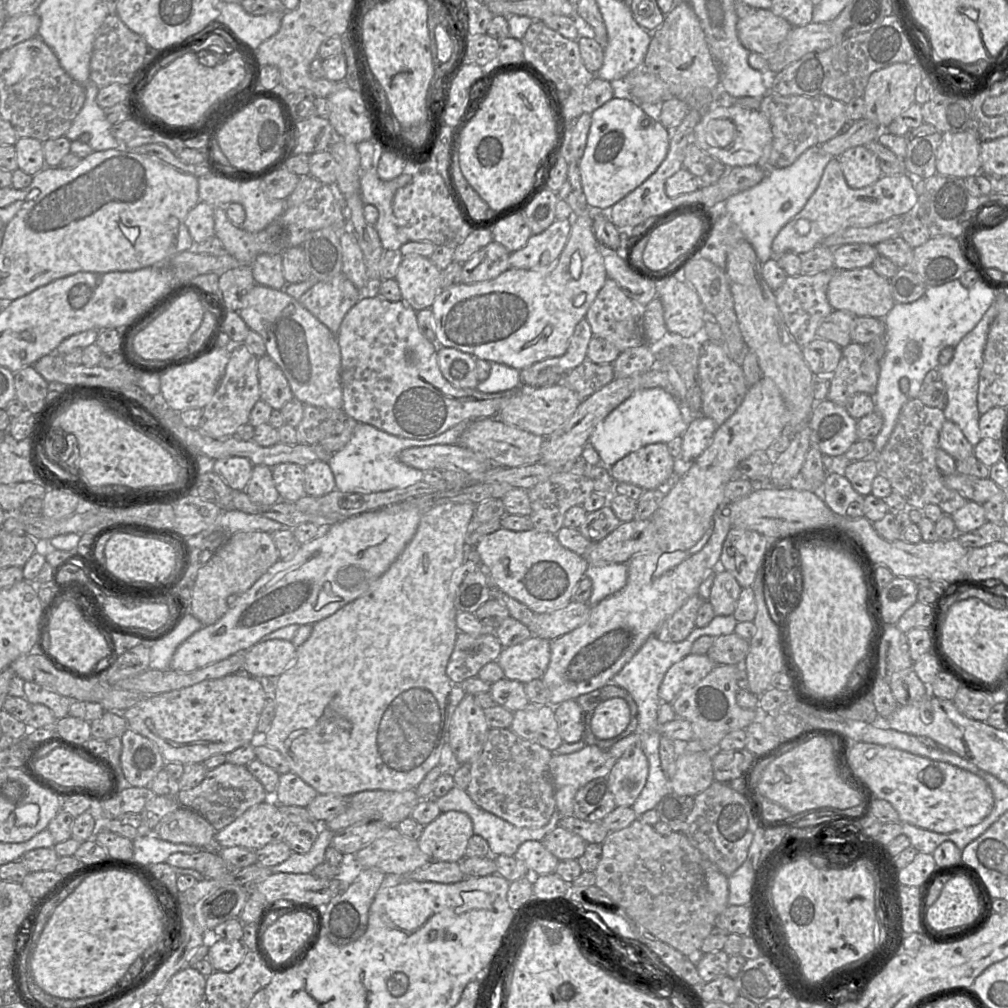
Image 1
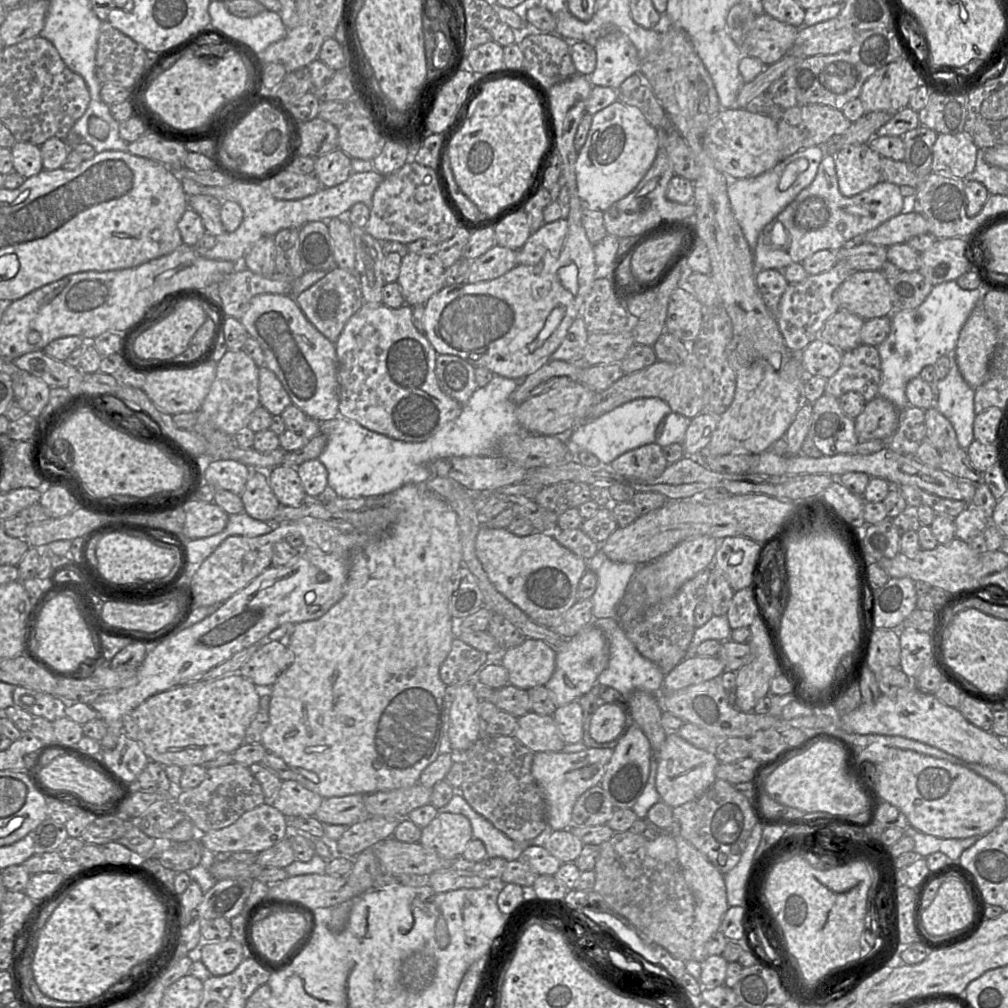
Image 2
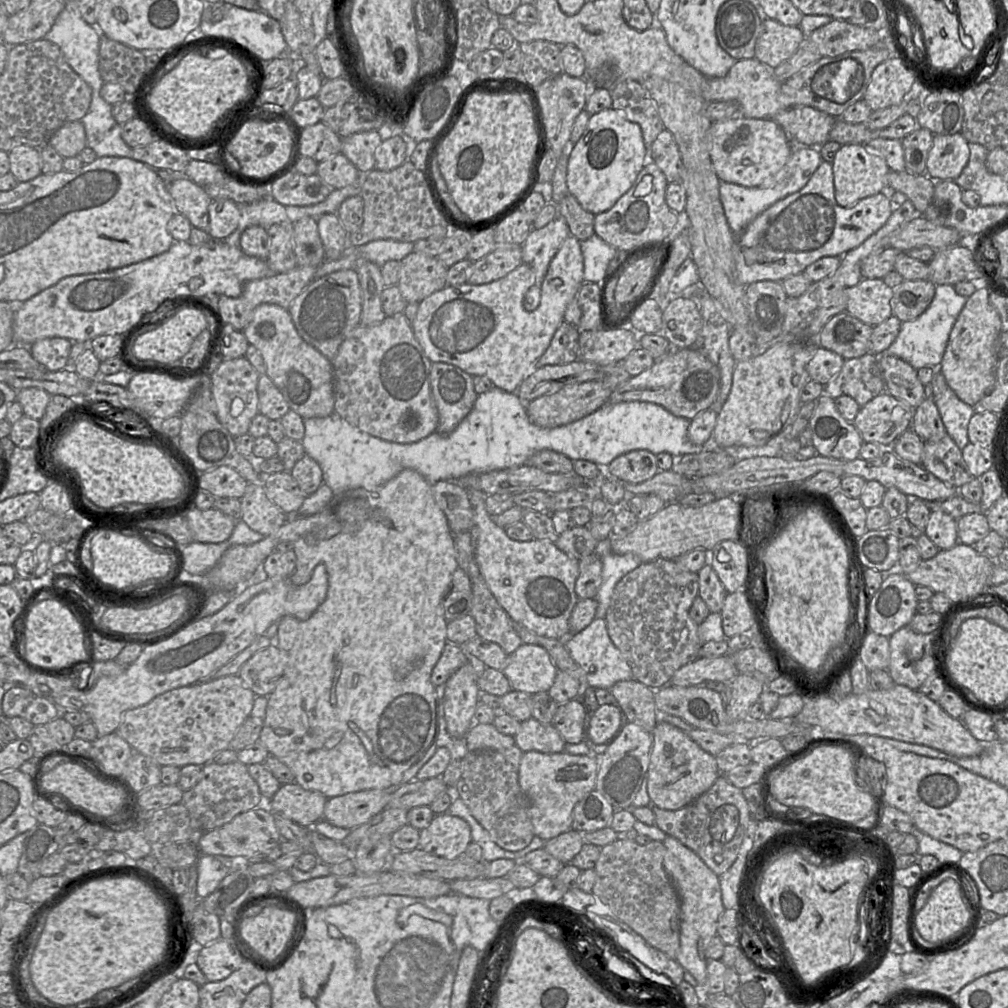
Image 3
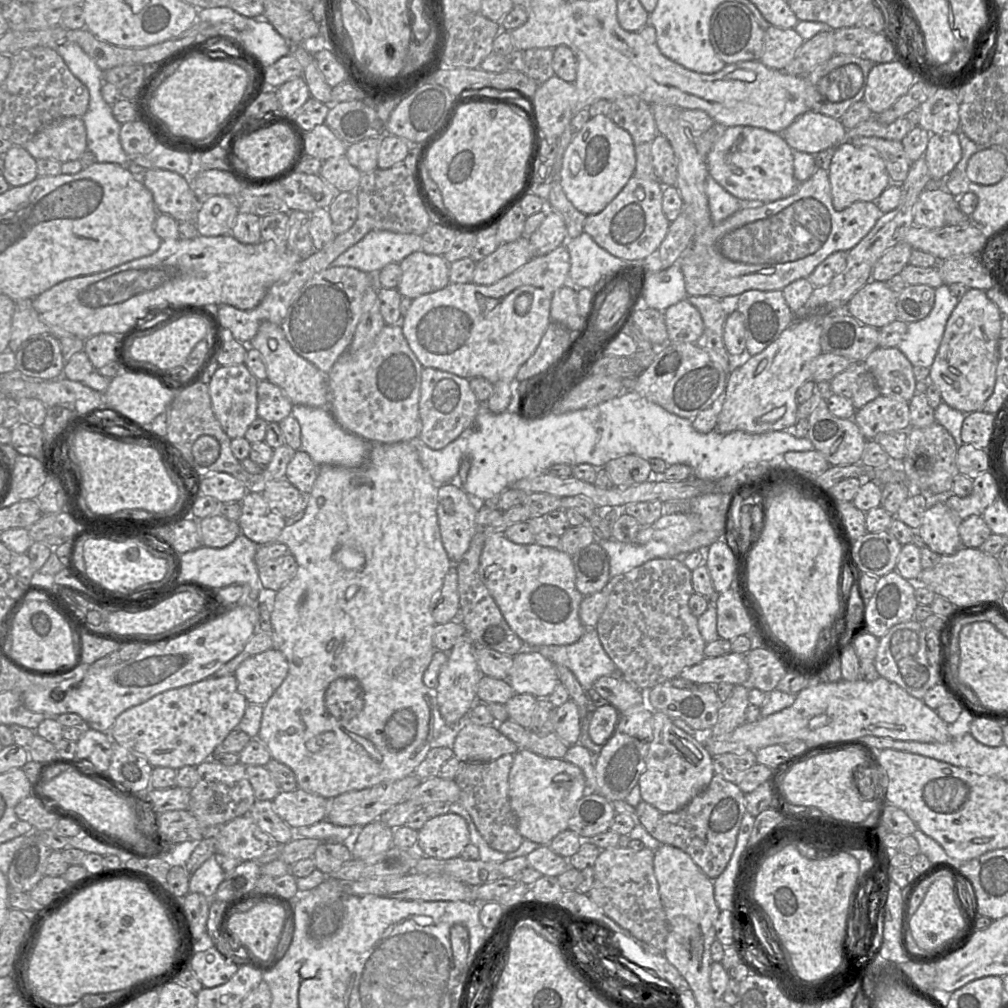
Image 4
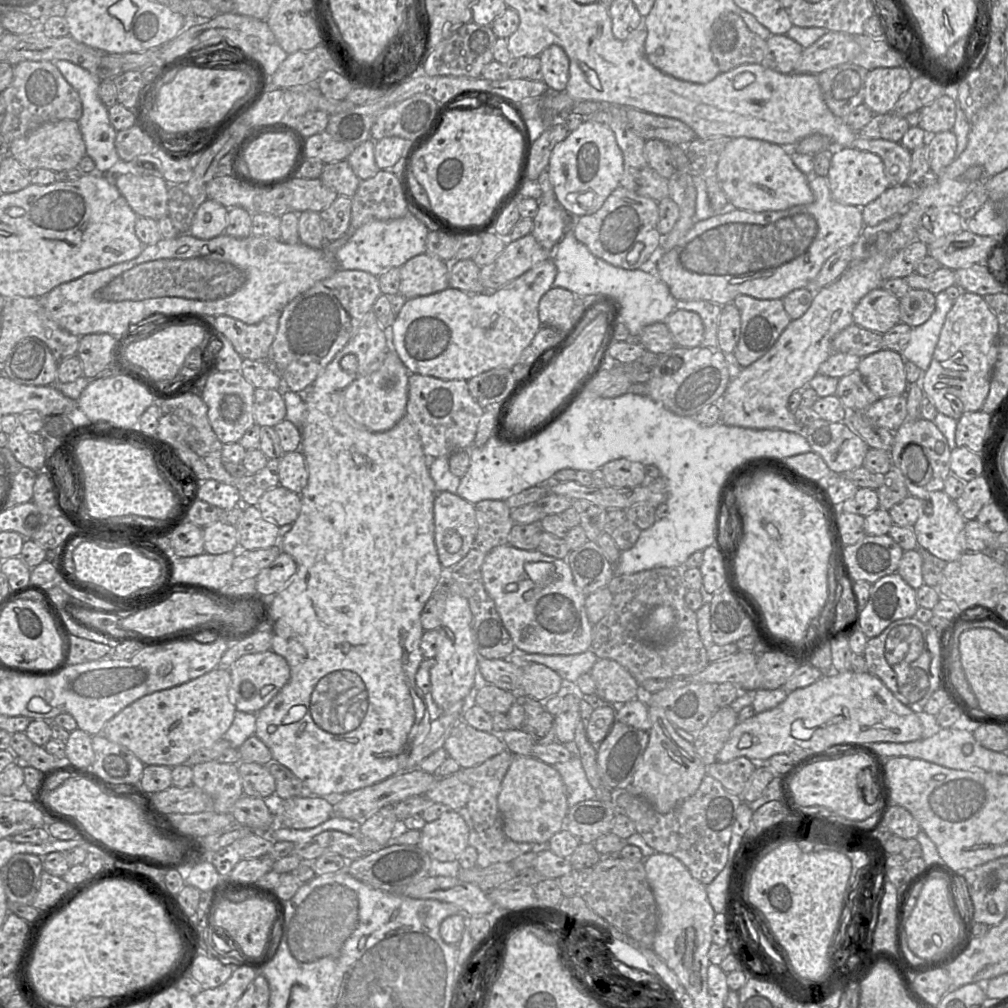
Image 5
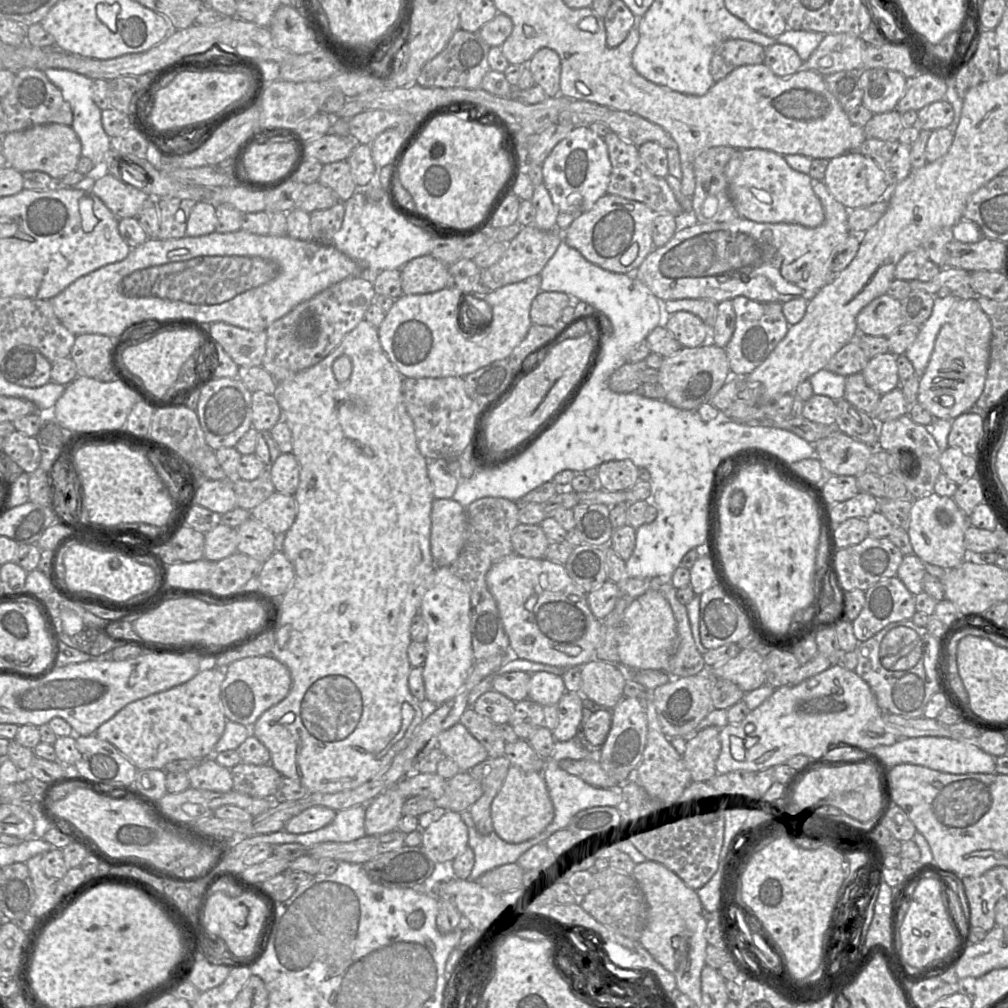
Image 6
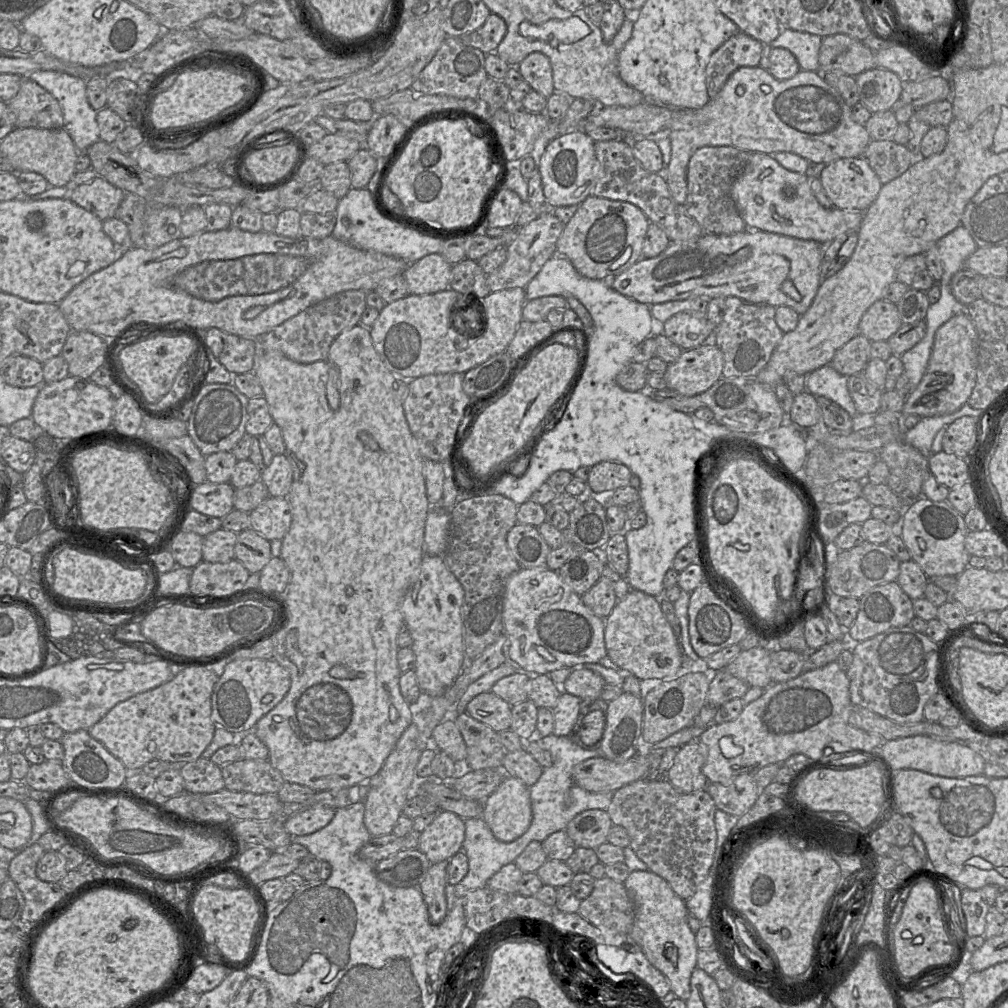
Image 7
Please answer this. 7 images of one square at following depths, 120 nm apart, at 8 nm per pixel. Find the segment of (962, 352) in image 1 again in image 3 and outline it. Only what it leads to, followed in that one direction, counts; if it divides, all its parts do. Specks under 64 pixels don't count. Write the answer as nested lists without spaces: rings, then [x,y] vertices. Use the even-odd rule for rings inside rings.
[[[948,387],[940,397],[934,397],[943,424],[949,436],[954,440],[960,450],[970,442],[968,438],[968,424],[974,415],[974,408],[963,402]]]

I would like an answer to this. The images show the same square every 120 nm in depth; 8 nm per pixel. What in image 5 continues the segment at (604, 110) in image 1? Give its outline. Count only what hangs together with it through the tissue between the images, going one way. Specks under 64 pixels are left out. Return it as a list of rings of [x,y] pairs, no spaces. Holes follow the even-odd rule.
[[[586,119],[554,147],[547,171],[562,208],[574,217],[591,215],[620,186],[624,172],[623,153],[608,125]]]

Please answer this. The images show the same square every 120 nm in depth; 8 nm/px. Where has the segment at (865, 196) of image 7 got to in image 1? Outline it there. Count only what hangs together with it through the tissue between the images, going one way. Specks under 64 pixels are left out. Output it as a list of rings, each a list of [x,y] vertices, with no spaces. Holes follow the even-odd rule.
[[[865,145],[849,148],[838,158],[850,188],[859,189],[869,186],[882,176],[876,156]]]

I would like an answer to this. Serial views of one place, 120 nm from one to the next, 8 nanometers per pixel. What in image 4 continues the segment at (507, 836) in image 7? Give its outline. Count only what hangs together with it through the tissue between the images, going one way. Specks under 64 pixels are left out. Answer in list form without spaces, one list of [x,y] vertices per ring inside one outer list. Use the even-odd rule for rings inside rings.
[[[519,749],[510,769],[508,791],[512,810],[517,816],[517,829],[523,839],[549,845],[556,835],[569,829],[575,806],[585,795],[585,777],[579,767],[563,758],[546,758]]]

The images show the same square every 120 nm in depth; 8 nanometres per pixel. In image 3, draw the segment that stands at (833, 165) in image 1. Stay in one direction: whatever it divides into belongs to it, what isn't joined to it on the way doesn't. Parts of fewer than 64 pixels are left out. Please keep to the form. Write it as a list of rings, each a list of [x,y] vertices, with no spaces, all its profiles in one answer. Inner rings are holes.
[[[822,160],[803,188],[776,201],[752,220],[737,237],[735,265],[738,280],[744,286],[762,280],[782,282],[788,276],[802,273],[808,265],[822,257],[842,257],[881,228],[893,209],[890,193],[886,190],[865,197],[851,207],[838,205],[835,199],[832,162]]]

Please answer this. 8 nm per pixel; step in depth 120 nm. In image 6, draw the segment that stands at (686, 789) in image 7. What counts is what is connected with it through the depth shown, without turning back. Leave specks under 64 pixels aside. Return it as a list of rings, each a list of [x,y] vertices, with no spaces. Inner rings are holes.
[[[708,727],[686,735],[686,748],[682,755],[693,782],[707,782],[716,775],[716,760],[721,751],[721,728]]]

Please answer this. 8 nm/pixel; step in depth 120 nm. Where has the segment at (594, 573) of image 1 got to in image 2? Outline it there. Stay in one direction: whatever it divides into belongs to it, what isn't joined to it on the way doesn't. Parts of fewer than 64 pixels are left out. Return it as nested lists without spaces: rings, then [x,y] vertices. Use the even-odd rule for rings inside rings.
[[[601,550],[587,561],[587,569],[597,576],[597,586],[592,595],[593,619],[616,618],[628,585],[636,573],[634,563],[614,562]]]

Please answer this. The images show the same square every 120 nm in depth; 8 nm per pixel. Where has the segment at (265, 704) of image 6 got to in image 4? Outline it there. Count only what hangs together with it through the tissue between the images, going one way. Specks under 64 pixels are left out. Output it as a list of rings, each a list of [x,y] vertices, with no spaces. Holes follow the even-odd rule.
[[[271,648],[244,660],[233,674],[237,680],[238,691],[248,703],[264,705],[288,674],[288,661],[282,652]]]

